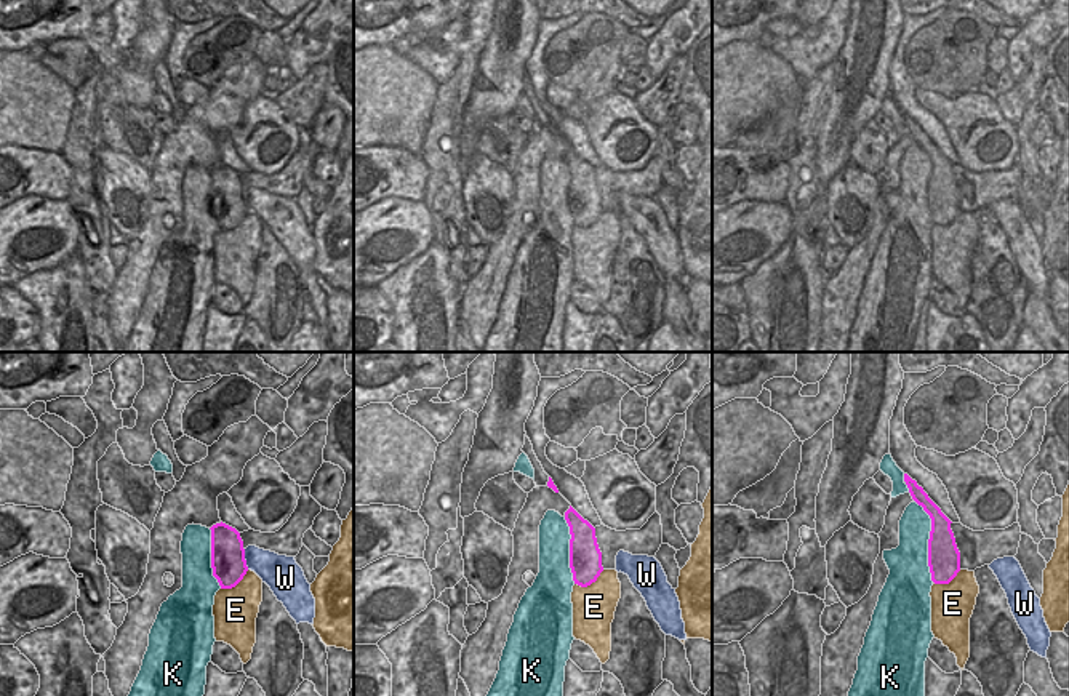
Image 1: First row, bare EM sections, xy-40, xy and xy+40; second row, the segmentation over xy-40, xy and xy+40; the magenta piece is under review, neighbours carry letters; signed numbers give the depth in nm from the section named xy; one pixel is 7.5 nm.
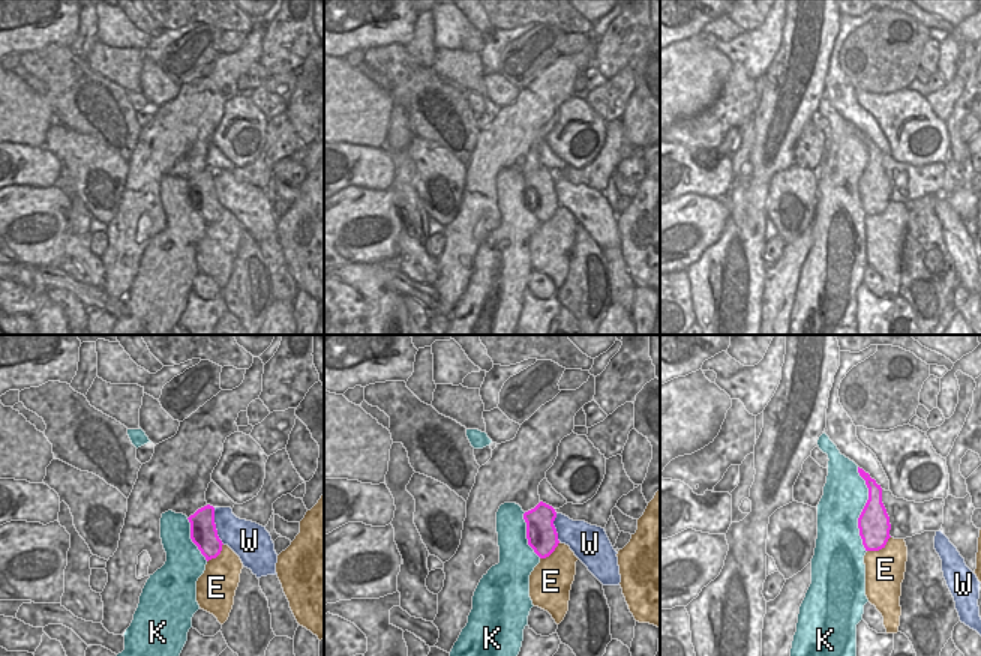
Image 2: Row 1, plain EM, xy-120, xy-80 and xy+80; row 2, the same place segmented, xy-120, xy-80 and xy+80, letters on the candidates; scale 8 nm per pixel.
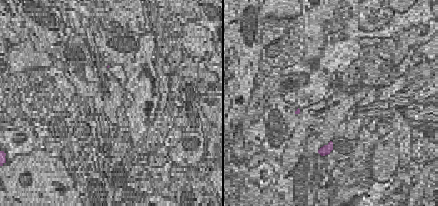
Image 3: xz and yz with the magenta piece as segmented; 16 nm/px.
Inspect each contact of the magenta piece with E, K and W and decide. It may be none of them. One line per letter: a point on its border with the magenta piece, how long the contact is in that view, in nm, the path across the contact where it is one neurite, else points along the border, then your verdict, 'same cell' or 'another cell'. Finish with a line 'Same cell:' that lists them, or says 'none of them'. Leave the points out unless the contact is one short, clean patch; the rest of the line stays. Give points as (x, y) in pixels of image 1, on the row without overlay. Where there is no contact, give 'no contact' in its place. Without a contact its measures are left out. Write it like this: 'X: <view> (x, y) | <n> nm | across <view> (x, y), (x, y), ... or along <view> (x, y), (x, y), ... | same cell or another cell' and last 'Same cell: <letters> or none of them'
E: xy (589, 226) | 260 nm | another cell
K: xy+40 (928, 183) | 650 nm | another cell
W: xy-40 (244, 200) | 160 nm | another cell
Same cell: none of them

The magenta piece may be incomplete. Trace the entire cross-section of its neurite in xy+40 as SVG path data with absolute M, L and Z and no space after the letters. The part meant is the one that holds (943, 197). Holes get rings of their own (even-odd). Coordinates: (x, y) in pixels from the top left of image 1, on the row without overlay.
M904 115L904 123L912 141L922 147L931 160L931 173L928 181L928 208L931 222L935 226L949 226L960 213L960 194L951 171L952 163L907 115Z

